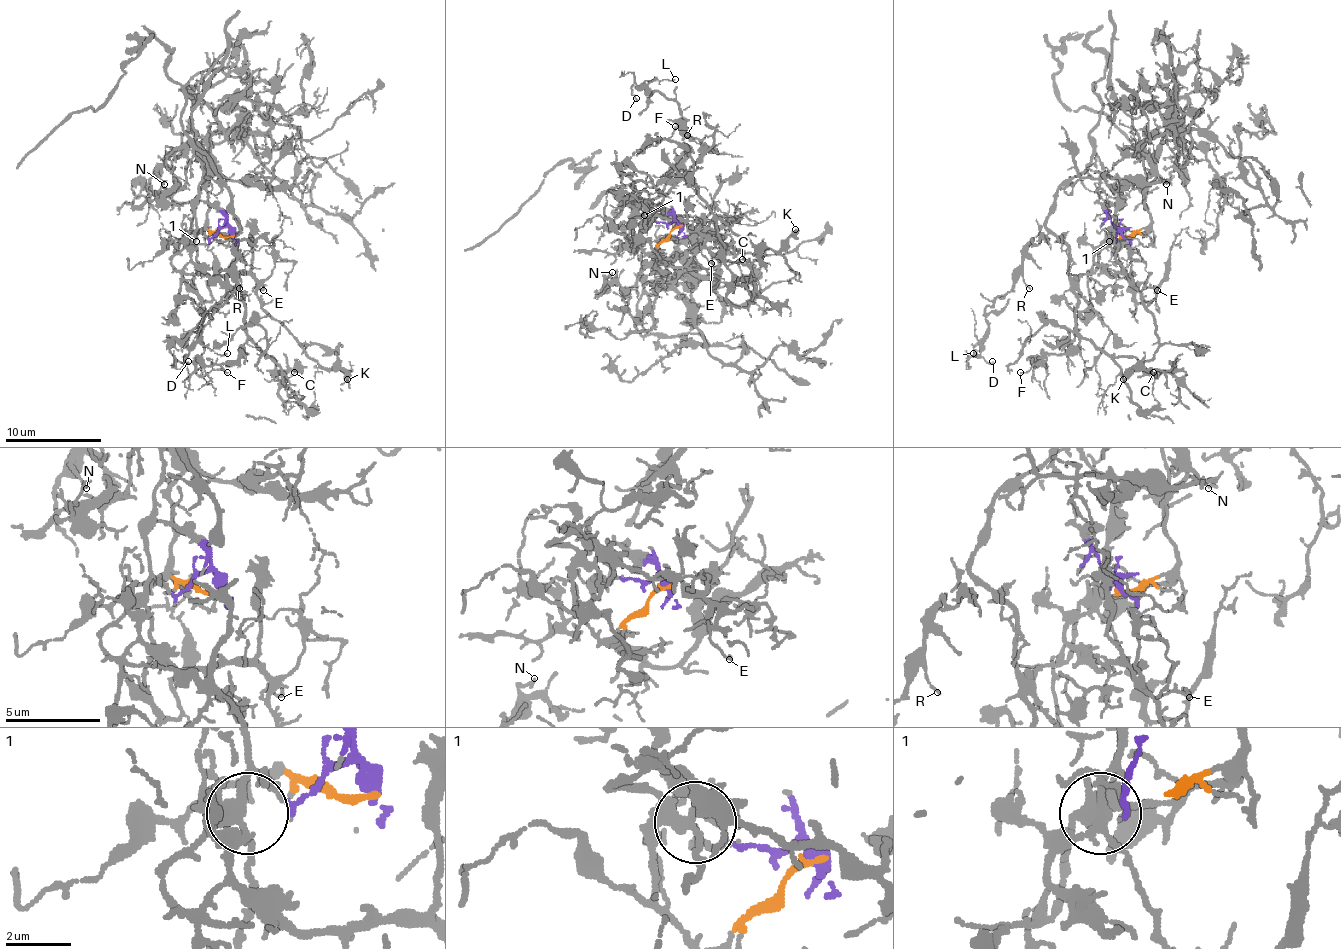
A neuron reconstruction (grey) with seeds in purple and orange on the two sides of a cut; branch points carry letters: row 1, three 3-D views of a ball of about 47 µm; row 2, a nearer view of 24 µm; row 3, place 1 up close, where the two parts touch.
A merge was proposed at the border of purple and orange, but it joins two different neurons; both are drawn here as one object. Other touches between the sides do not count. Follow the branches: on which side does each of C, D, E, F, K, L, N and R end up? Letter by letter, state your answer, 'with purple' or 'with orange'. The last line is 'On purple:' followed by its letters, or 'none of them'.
C: with purple
D: with purple
E: with purple
F: with purple
K: with purple
L: with purple
N: with orange
R: with purple
On purple: C, D, E, F, K, L, R

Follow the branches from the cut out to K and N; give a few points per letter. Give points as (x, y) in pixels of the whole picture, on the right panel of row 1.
K: (1121, 235), (1109, 233), (1095, 259), (1109, 276), (1123, 274), (1155, 322), (1155, 356), (1123, 380)
N: (1121, 235), (1150, 223), (1145, 189), (1155, 177), (1155, 151), (1174, 127), (1191, 155), (1167, 184)

